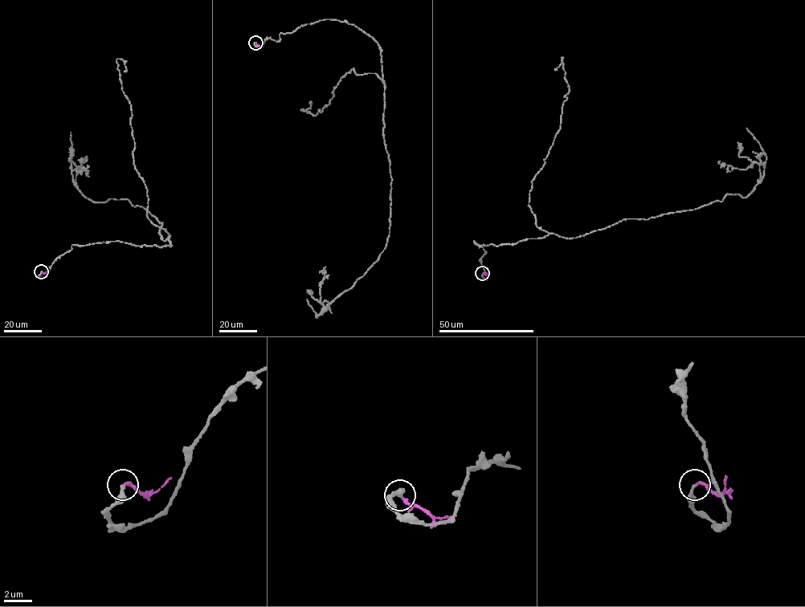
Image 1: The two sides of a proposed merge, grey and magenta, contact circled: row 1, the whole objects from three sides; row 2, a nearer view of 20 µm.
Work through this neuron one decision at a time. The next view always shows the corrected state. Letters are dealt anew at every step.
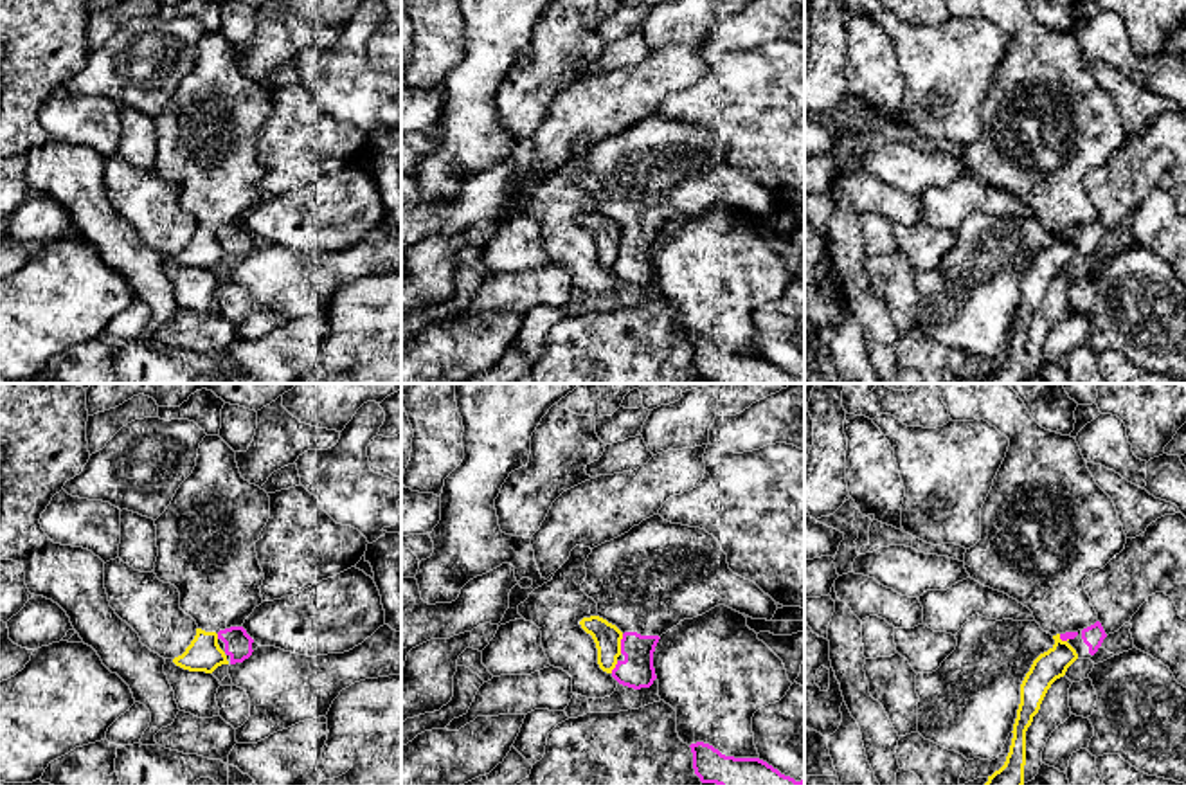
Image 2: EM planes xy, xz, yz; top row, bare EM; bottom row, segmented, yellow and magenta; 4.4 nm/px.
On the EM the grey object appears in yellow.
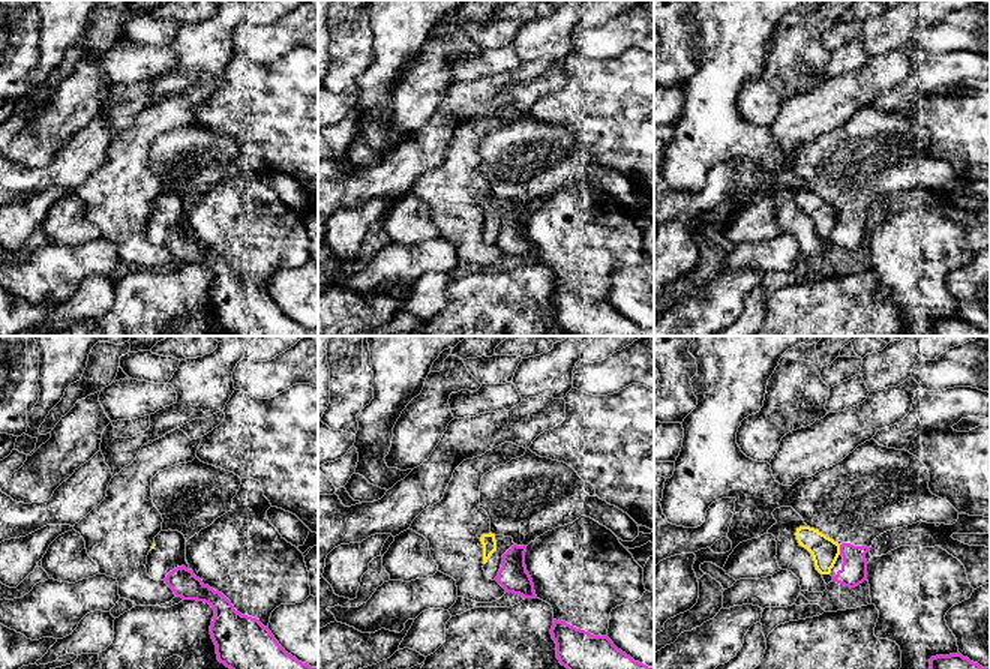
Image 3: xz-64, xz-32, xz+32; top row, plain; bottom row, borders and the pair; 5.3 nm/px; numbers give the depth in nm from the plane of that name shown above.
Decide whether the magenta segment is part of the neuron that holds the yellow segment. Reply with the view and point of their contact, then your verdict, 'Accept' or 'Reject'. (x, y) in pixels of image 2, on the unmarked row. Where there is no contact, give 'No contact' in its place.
Touches yellow at xz (619, 240). Reject

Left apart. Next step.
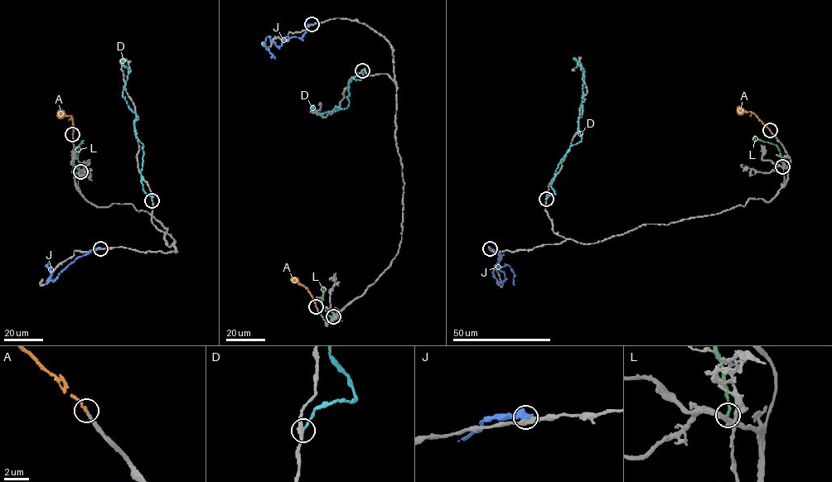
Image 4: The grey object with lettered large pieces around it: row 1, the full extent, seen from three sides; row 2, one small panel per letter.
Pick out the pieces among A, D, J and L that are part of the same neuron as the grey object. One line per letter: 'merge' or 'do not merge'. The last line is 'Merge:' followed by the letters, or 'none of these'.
A: merge
D: do not merge
J: do not merge
L: do not merge
Merge: A

